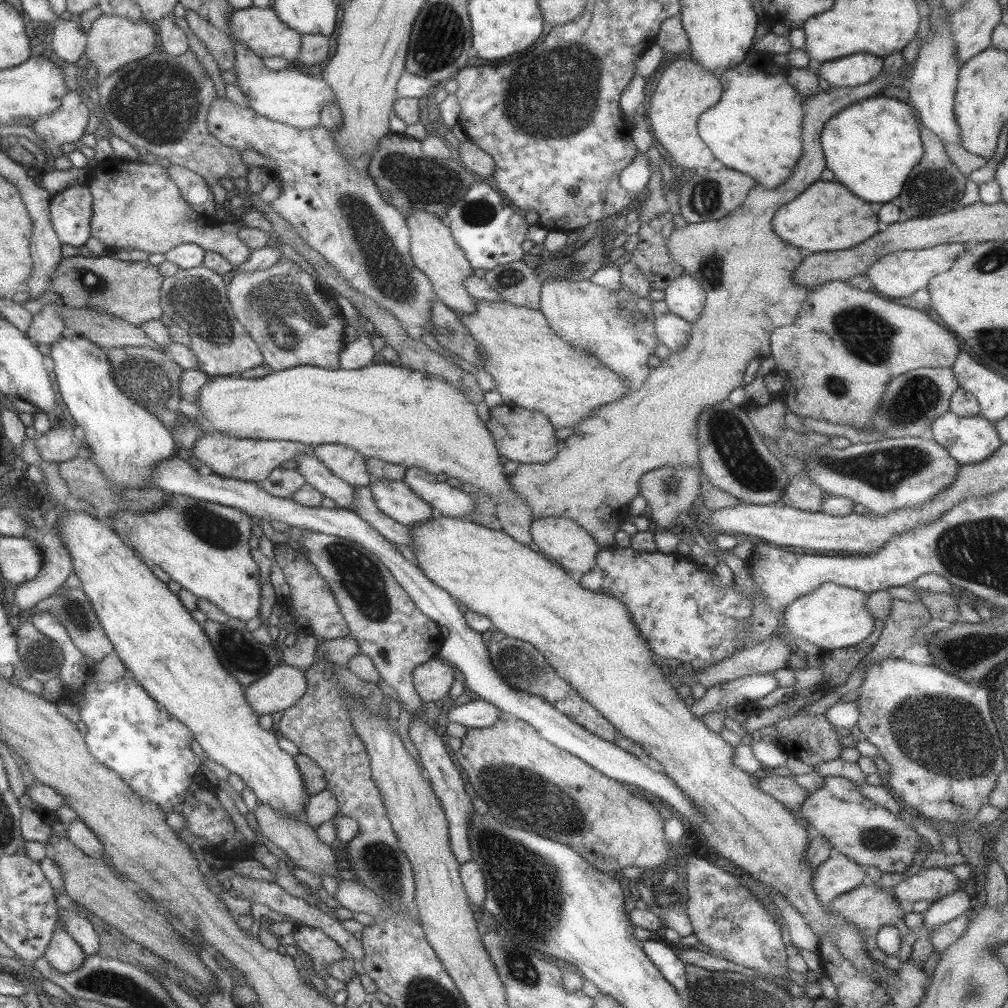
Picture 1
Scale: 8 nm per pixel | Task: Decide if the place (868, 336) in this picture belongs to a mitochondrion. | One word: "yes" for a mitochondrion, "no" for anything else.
yes

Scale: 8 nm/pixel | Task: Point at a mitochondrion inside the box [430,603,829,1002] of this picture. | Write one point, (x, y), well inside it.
(523, 889)

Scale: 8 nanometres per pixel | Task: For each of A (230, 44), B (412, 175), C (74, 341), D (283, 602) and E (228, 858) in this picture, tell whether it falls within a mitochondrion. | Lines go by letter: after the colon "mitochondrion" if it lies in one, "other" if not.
A: other
B: mitochondrion
C: other
D: other
E: other

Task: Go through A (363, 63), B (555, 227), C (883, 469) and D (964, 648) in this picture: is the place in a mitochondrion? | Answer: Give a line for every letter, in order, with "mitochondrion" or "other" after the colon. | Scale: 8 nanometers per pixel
A: other
B: other
C: mitochondrion
D: mitochondrion

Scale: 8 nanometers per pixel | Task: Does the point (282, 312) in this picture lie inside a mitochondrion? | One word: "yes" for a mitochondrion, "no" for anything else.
yes

